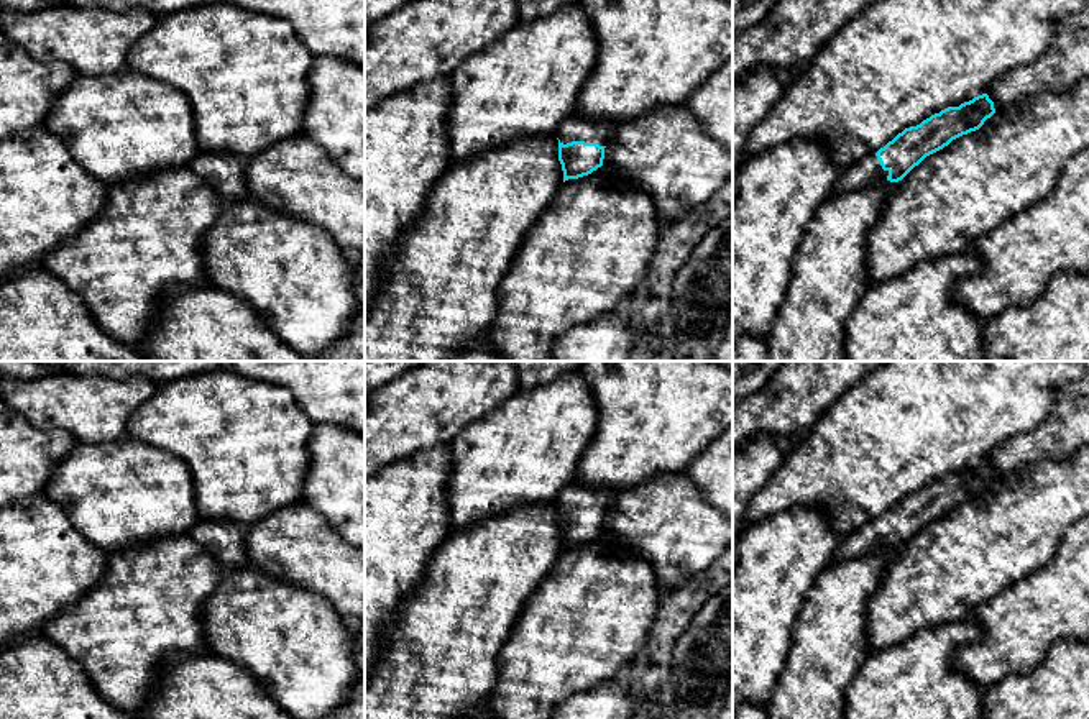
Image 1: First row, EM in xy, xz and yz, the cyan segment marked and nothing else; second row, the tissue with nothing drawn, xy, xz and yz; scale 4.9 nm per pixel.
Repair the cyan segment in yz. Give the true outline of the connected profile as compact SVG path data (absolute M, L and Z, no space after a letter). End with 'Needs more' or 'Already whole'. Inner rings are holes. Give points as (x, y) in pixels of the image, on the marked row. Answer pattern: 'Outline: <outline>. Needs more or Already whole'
Outline: M982 94L959 107L948 107L917 126L905 128L877 153L848 167L836 181L831 195L872 187L885 179L902 181L926 156L979 130L994 113L994 102Z. Needs more

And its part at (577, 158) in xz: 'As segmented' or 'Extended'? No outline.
Extended

